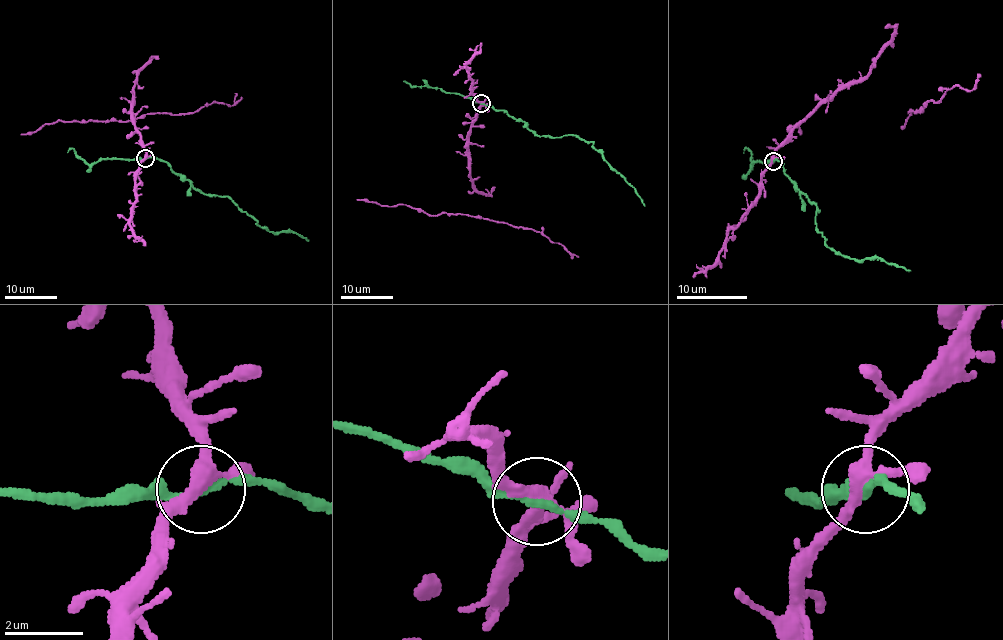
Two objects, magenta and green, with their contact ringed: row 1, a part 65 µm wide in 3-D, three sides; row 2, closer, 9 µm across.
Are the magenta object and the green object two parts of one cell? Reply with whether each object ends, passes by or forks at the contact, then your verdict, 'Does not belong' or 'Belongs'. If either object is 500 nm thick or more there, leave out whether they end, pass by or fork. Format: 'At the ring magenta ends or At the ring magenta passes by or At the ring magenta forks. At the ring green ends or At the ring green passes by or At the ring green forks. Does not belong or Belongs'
At the ring magenta forks. At the ring green passes by. Belongs

